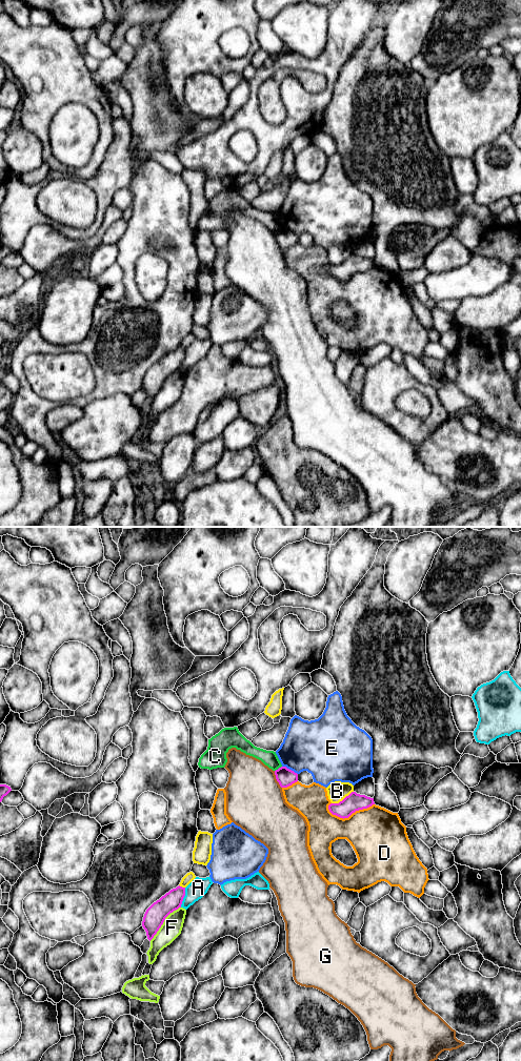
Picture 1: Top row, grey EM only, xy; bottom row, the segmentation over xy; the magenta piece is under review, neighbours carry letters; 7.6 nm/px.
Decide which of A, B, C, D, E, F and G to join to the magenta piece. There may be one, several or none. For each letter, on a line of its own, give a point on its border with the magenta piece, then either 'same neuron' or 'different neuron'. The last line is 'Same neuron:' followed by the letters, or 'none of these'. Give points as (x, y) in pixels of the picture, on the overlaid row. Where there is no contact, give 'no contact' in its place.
A: xy (183, 897) | different neuron
B: xy (343, 799) | different neuron
C: xy (279, 768) | different neuron
D: xy (351, 814) | different neuron
E: xy (288, 769) | different neuron
F: xy (163, 921) | different neuron
G: xy (276, 778) | different neuron
Same neuron: none of these

